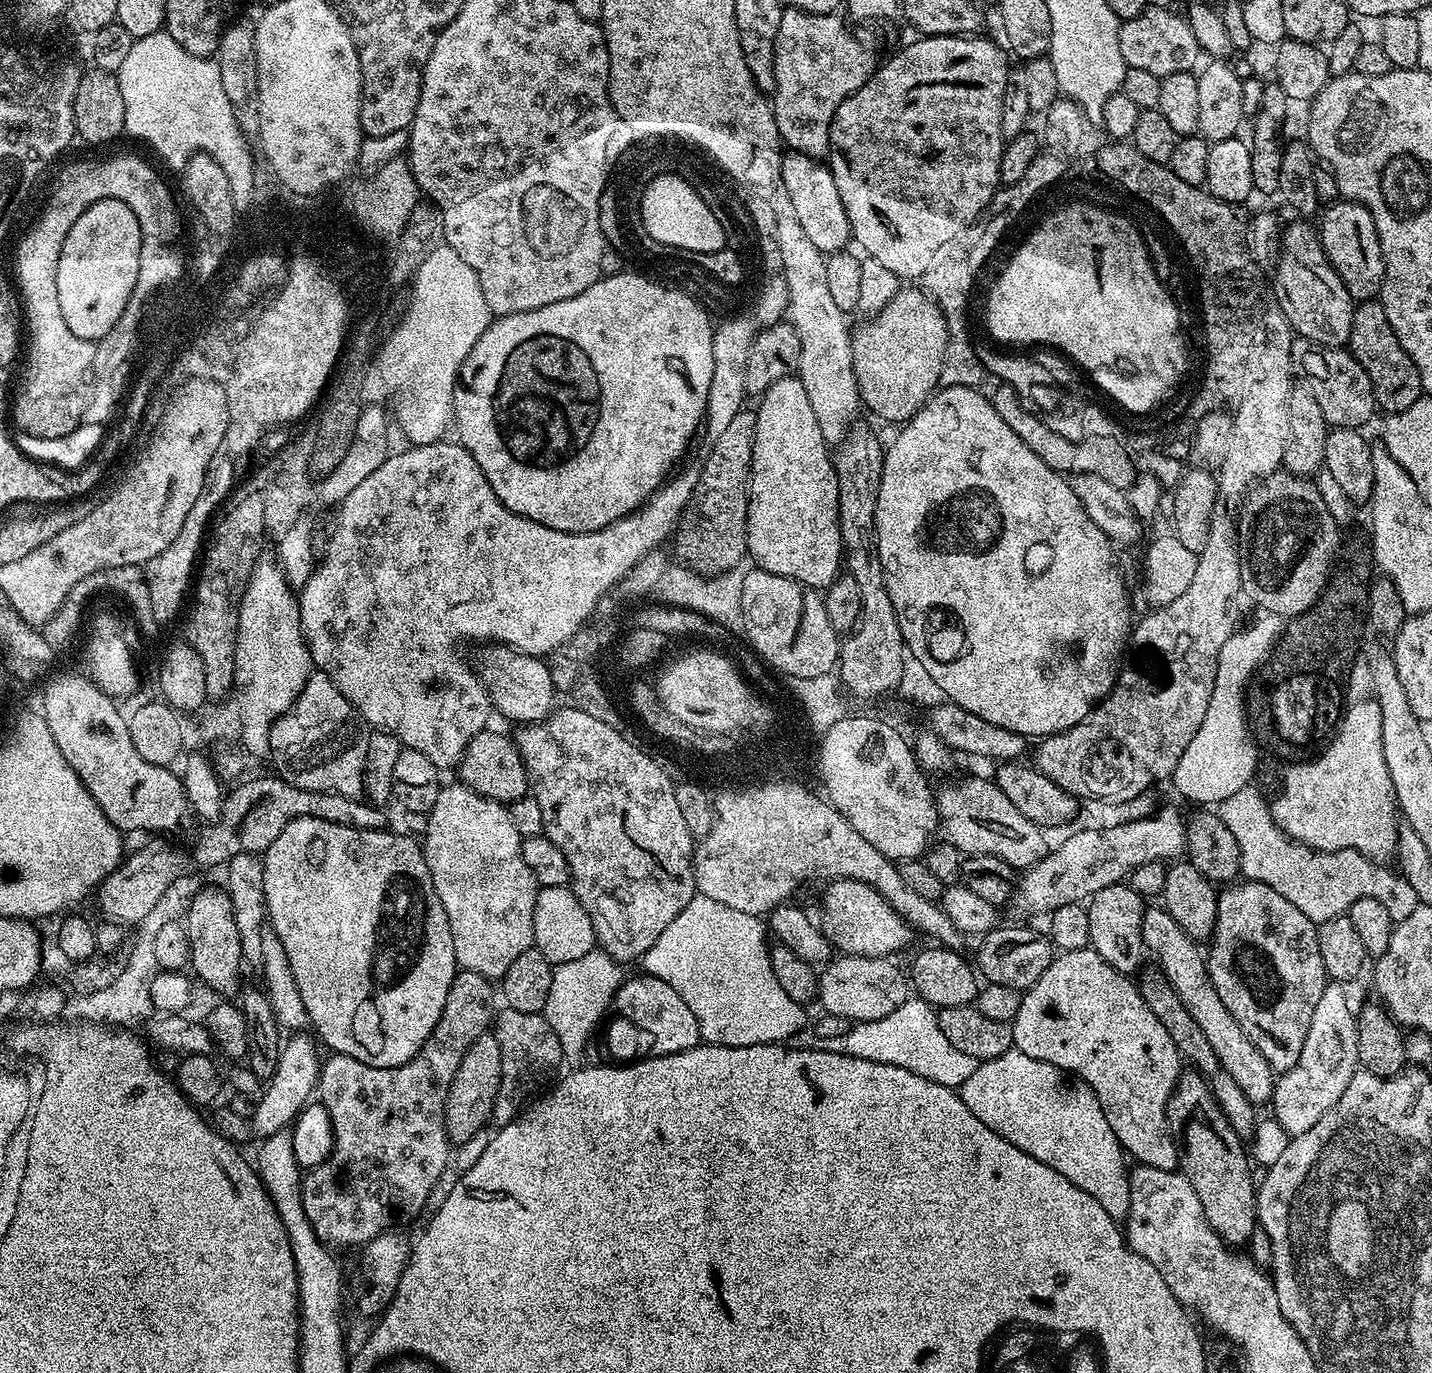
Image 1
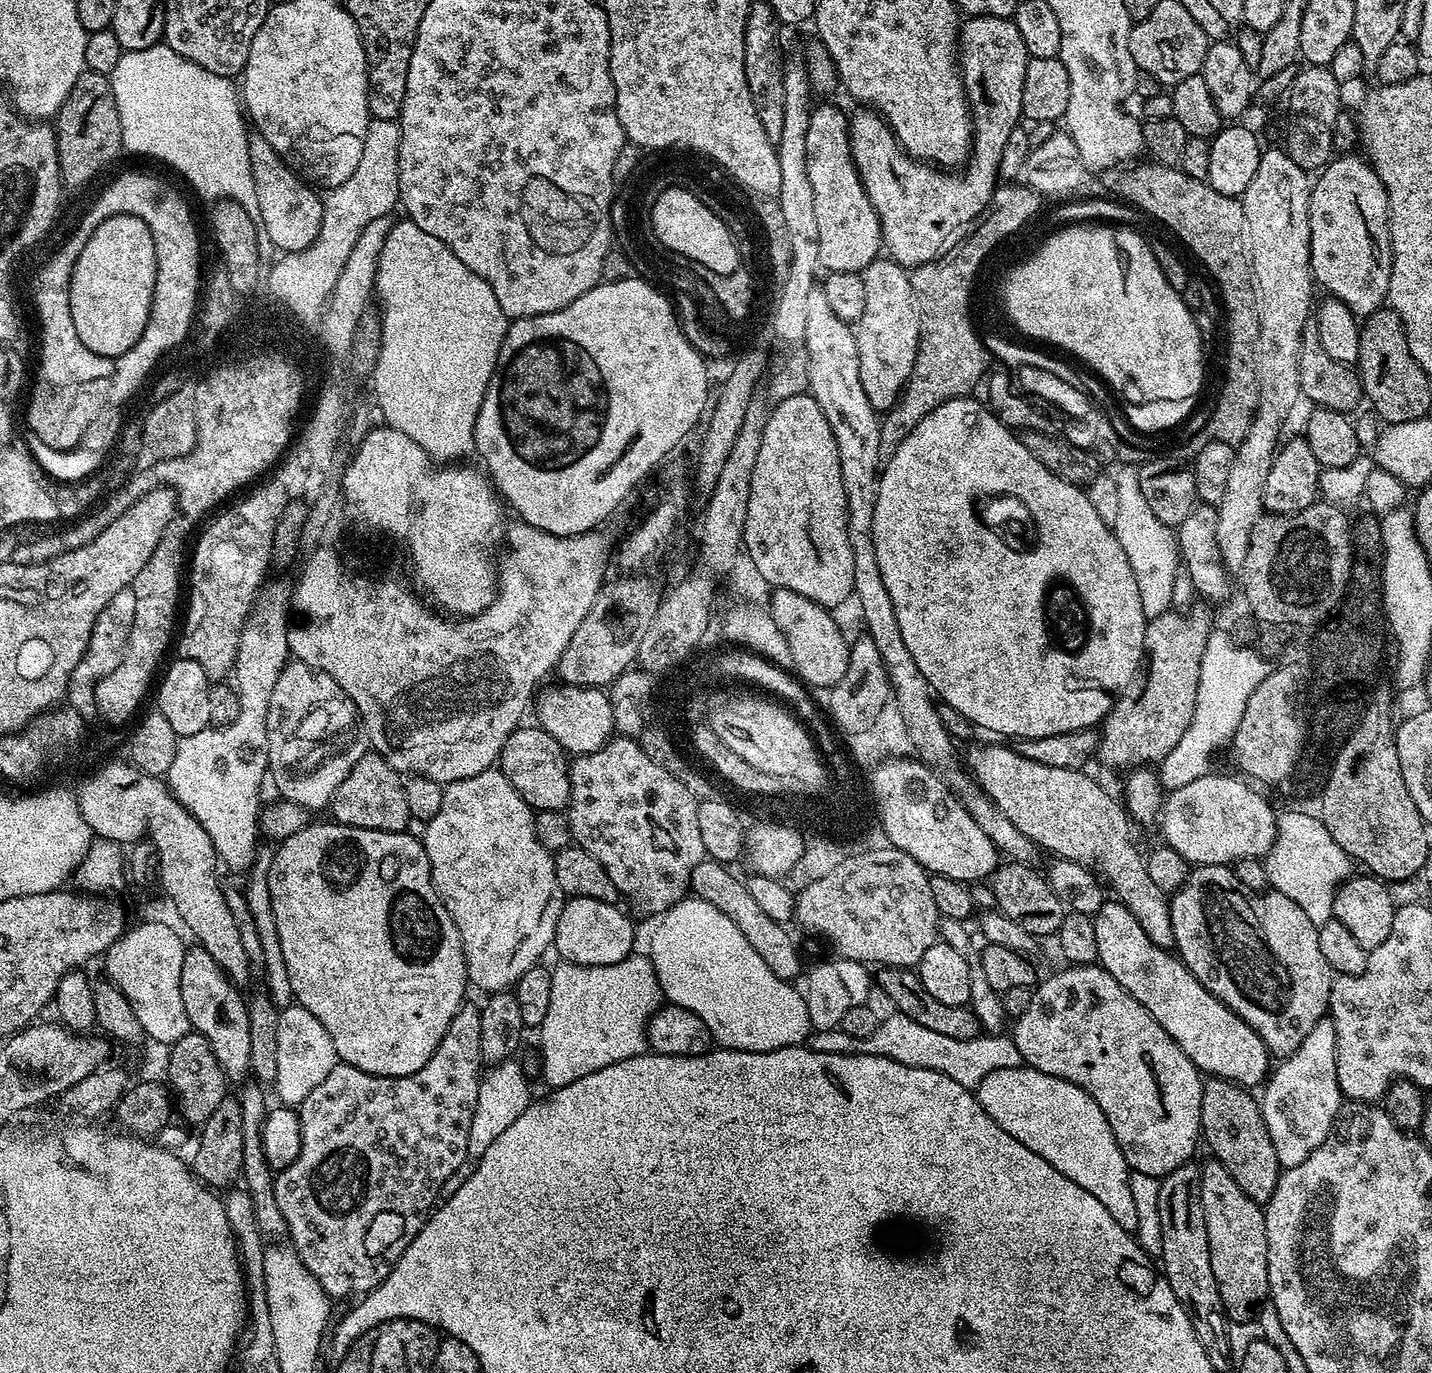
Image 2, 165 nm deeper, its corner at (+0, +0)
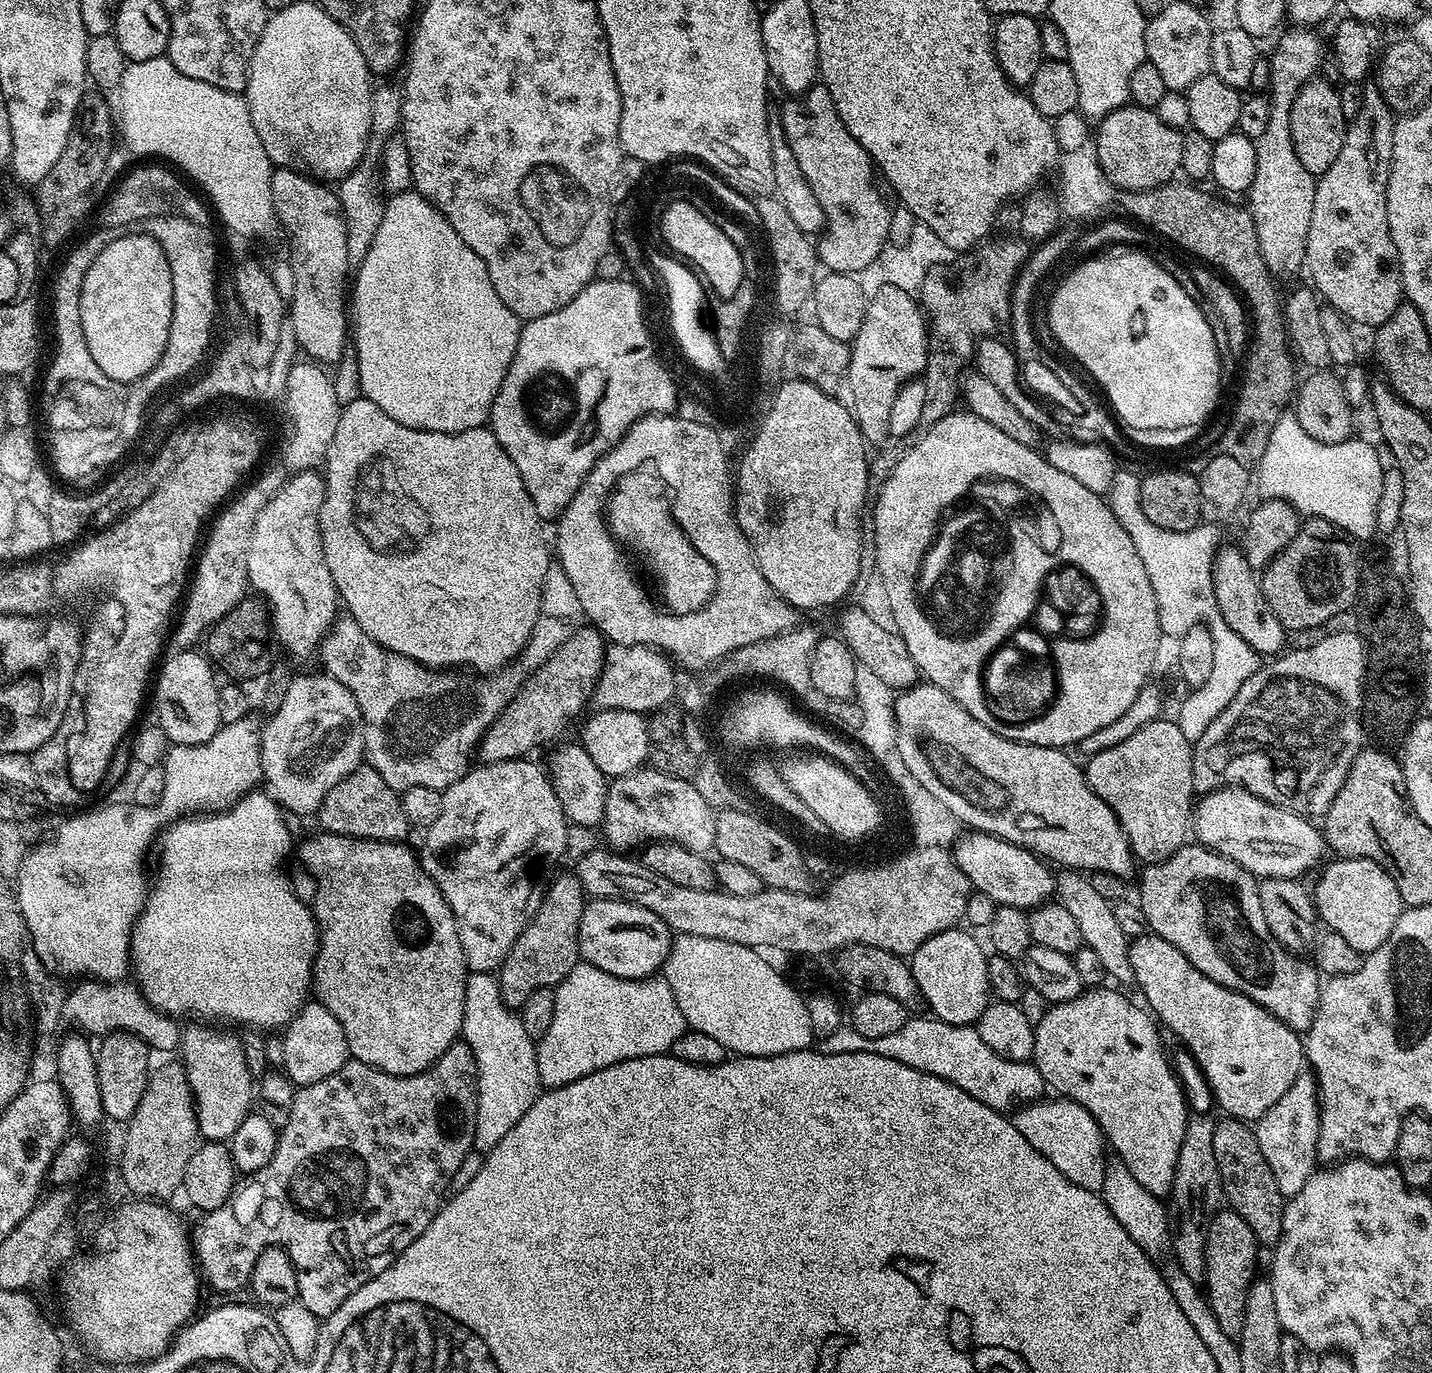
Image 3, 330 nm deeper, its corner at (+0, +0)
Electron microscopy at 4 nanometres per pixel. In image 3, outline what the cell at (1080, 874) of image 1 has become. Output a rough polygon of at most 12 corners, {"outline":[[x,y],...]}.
{"outline":[[1220,786],[1191,835],[1253,876],[1295,880],[1326,855],[1309,817]]}

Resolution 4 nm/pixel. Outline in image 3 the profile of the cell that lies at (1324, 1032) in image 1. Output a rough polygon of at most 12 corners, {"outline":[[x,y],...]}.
{"outline":[[1313,1073],[1256,1122],[1278,1188],[1296,1196],[1316,1171]]}

